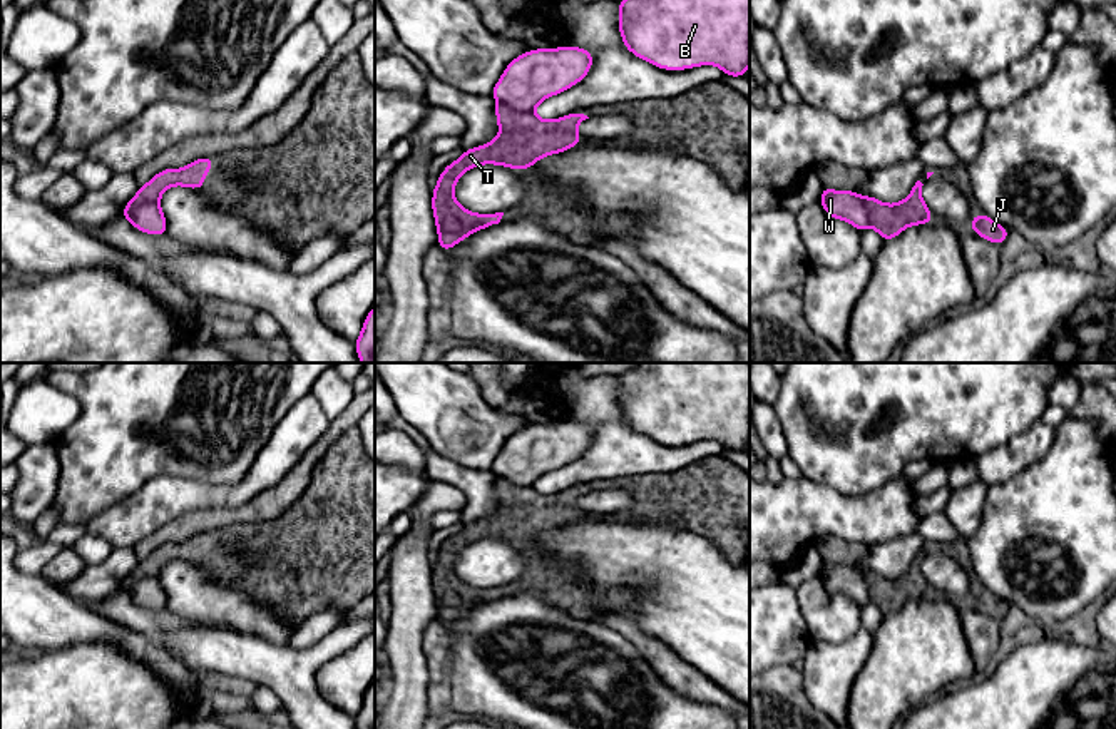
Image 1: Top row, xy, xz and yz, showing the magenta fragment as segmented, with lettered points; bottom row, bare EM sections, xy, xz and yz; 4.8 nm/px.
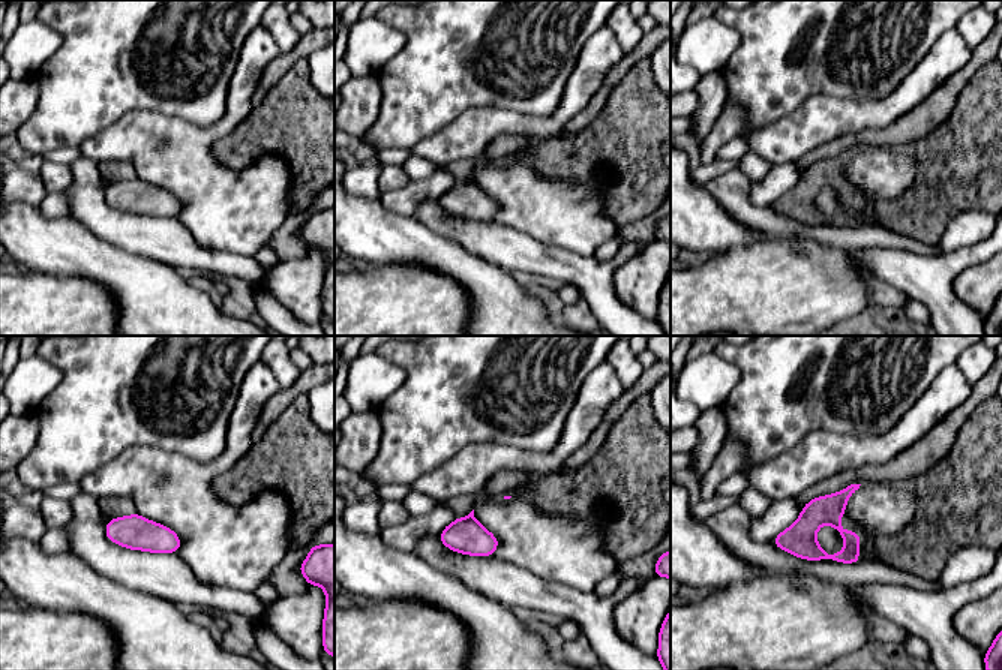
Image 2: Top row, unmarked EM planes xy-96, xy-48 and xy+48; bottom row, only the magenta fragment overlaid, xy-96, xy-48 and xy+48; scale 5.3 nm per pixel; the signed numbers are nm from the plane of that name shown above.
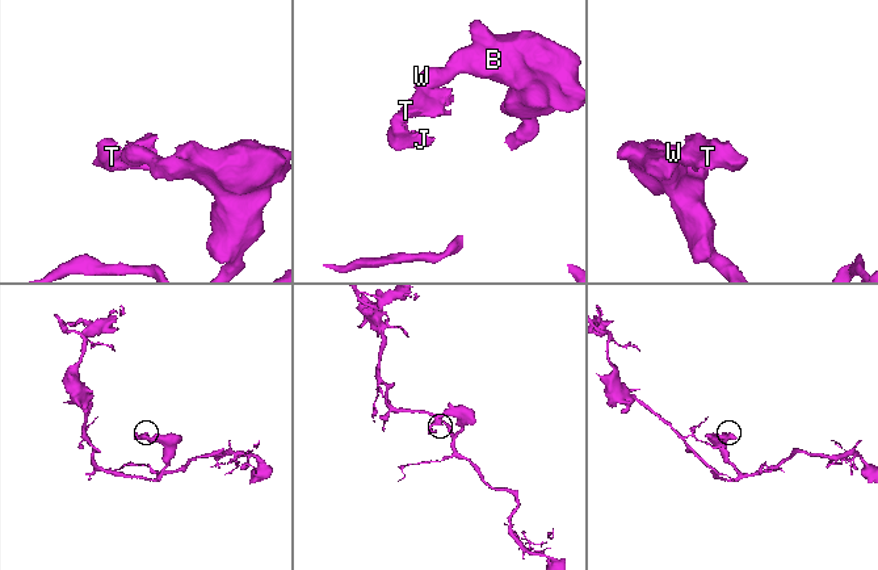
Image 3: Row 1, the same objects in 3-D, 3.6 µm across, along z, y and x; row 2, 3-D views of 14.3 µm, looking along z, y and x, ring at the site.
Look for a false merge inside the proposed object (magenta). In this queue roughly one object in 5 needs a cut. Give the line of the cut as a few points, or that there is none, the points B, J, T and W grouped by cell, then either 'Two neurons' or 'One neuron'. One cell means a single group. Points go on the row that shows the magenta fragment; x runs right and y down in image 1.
Split along xy (158, 199), (141, 203), (126, 218). Groups: B W / J T. Two neurons

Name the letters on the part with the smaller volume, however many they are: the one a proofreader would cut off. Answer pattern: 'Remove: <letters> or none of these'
Remove: J, T

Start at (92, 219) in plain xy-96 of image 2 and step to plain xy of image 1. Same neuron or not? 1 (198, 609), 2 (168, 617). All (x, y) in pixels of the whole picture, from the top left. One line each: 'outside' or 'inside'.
1: outside
2: outside

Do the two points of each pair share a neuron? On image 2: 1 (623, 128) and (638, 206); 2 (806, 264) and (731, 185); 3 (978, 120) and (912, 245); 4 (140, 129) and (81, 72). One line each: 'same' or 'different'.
1: same
2: different
3: different
4: different

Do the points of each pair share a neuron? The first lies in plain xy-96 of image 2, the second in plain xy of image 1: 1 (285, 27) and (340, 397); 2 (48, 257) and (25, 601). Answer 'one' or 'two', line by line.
1: one
2: one

